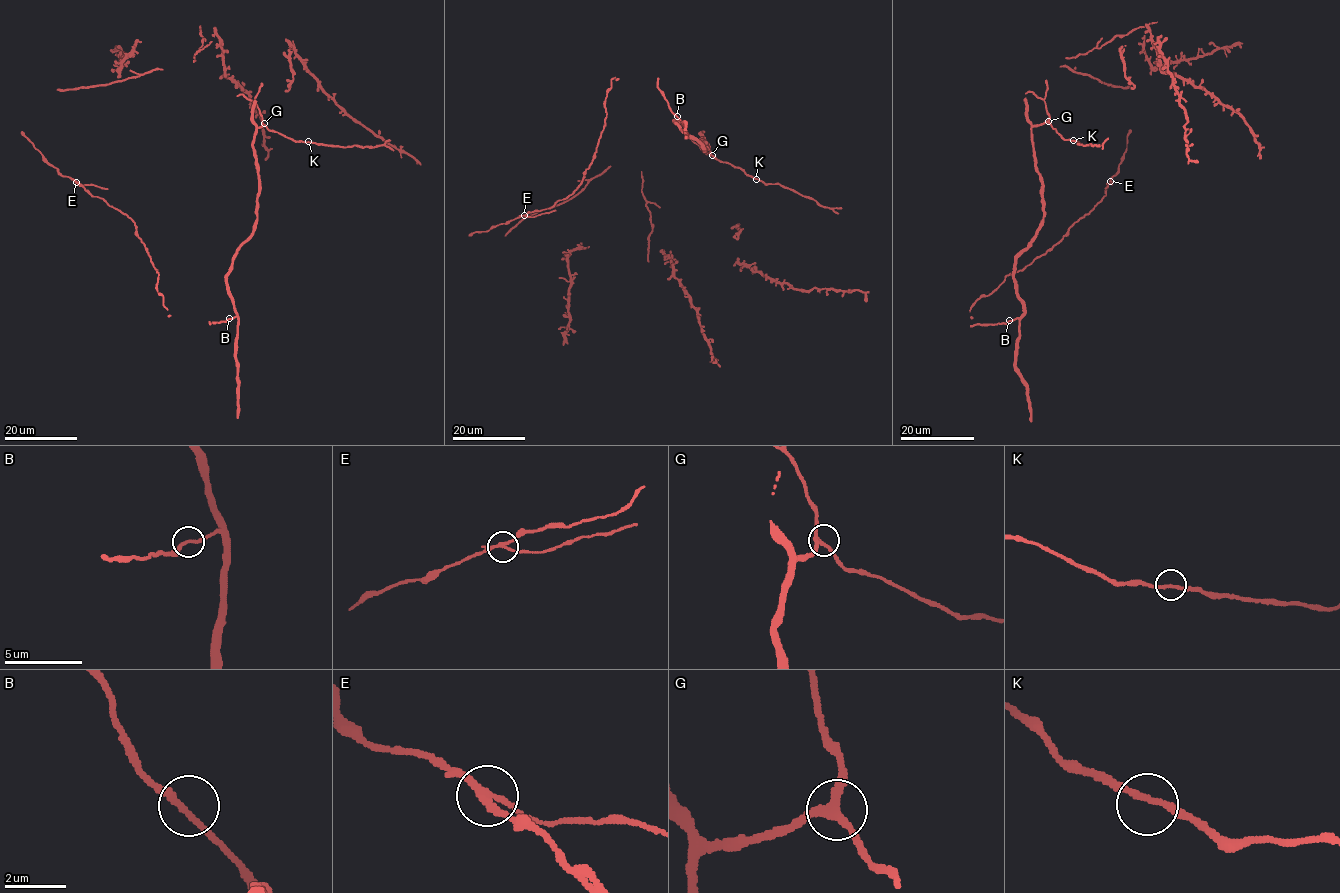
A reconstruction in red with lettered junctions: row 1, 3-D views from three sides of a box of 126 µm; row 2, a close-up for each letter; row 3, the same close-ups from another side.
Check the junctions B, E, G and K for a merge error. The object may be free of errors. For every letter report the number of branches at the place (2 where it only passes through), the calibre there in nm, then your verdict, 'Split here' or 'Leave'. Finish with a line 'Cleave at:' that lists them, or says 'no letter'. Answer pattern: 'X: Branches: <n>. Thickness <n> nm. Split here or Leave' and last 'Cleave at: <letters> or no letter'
B: Branches: 2. Thickness 190 nm. Leave
E: Branches: 3. Thickness 190 nm. Split here
G: Branches: 3. Thickness 240 nm. Leave
K: Branches: 2. Thickness 200 nm. Leave
Cleave at: E

